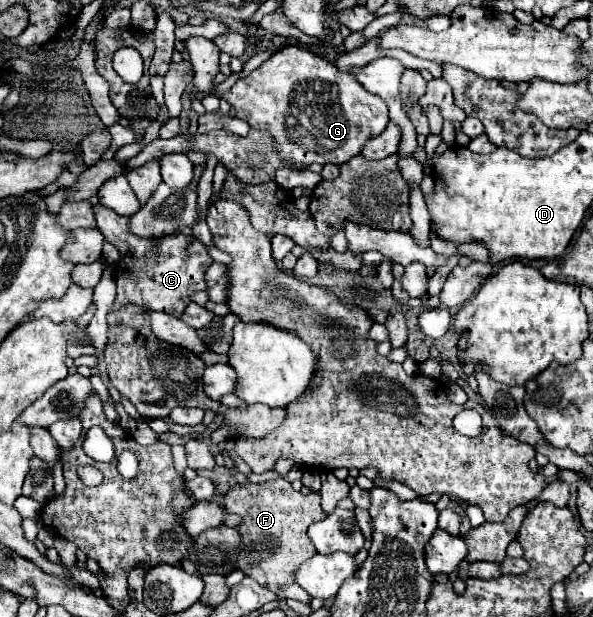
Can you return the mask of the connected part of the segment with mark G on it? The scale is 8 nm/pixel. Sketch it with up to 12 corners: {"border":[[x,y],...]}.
{"border":[[284,46],[222,98],[292,168],[388,126],[352,74]]}

